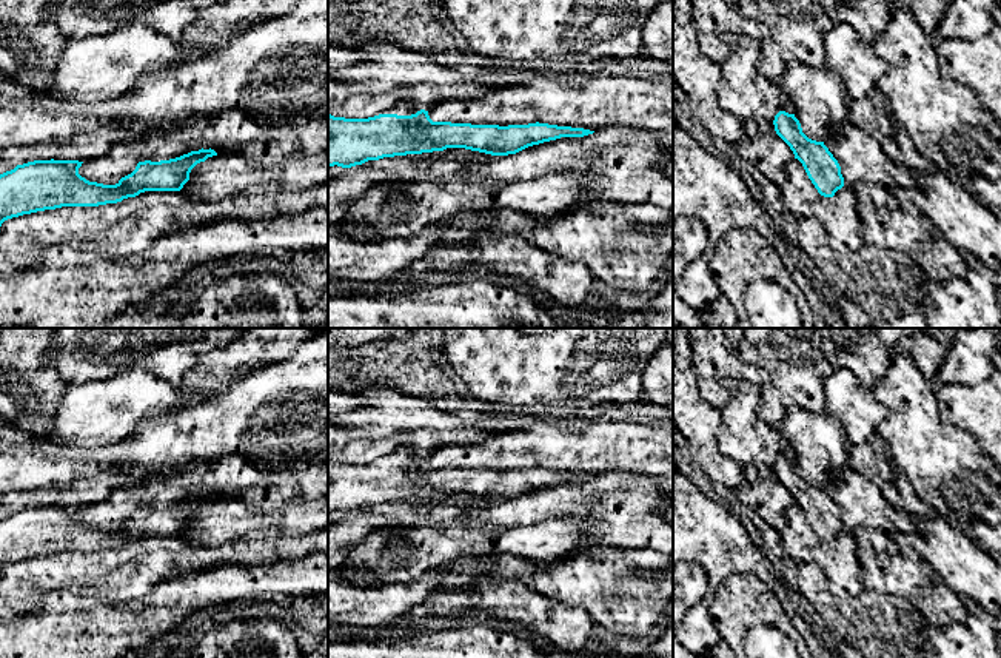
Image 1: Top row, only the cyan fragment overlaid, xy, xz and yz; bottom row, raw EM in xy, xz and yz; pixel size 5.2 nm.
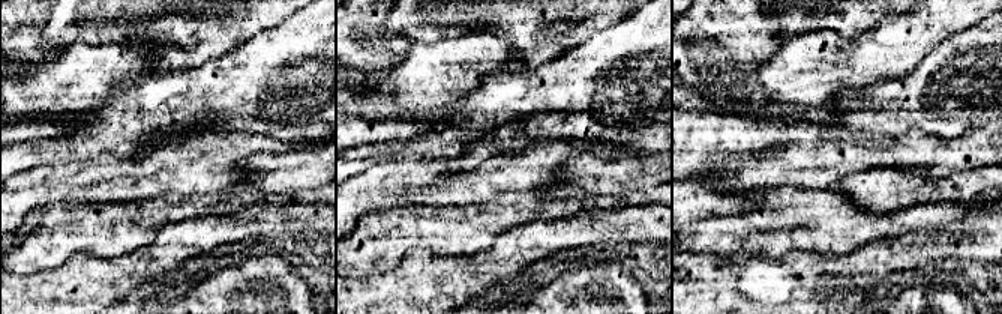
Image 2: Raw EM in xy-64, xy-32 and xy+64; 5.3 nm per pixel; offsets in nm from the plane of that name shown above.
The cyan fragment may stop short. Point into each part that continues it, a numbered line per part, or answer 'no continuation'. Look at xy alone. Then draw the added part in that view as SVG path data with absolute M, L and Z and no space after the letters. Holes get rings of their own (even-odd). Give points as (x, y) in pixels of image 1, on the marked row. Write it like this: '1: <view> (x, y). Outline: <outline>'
no continuation

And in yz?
no continuation

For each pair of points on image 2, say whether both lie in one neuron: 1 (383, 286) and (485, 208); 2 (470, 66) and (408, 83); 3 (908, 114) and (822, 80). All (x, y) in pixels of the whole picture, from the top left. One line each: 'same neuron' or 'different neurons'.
1: different neurons
2: same neuron
3: different neurons

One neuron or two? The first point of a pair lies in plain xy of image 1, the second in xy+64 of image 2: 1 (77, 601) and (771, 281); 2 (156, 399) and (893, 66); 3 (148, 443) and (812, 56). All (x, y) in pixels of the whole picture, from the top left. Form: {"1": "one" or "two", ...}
{"1": "one", "2": "one", "3": "two"}

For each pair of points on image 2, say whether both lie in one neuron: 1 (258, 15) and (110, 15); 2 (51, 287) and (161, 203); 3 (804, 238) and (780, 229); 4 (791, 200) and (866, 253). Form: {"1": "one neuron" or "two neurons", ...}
{"1": "one neuron", "2": "two neurons", "3": "one neuron", "4": "two neurons"}

